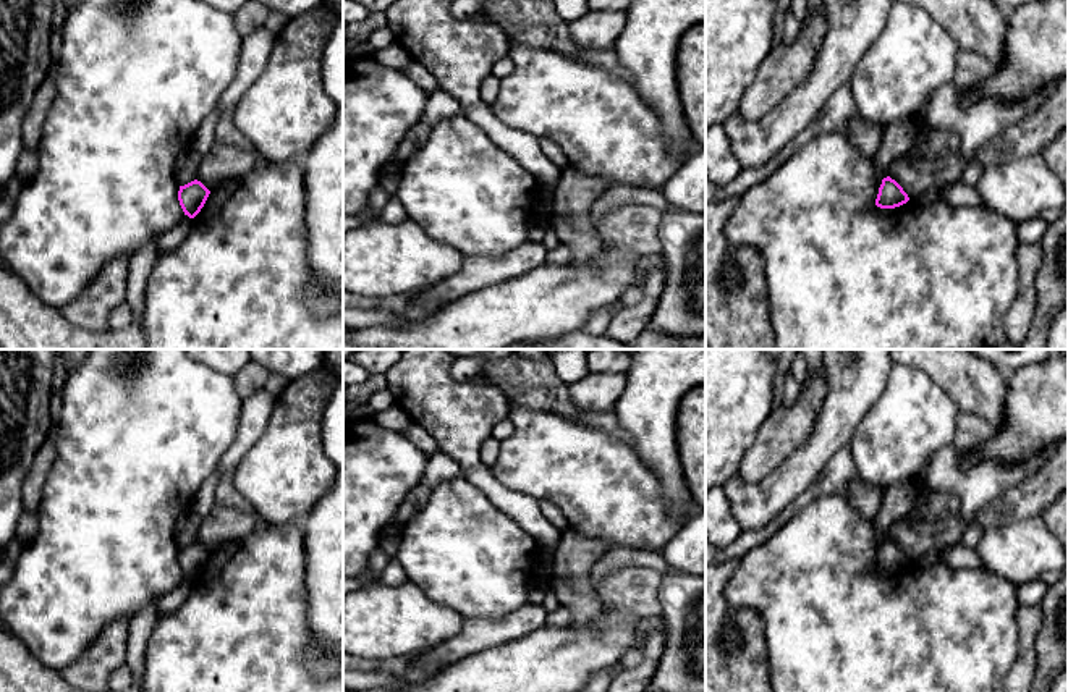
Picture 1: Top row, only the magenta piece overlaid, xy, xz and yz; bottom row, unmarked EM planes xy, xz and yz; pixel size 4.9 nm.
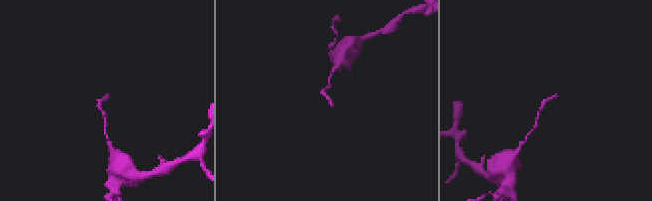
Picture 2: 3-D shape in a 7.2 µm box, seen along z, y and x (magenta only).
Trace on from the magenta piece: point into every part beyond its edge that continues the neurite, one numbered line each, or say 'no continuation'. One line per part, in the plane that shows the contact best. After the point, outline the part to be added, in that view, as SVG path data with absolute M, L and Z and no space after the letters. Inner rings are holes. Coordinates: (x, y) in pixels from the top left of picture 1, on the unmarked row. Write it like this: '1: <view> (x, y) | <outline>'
no continuation

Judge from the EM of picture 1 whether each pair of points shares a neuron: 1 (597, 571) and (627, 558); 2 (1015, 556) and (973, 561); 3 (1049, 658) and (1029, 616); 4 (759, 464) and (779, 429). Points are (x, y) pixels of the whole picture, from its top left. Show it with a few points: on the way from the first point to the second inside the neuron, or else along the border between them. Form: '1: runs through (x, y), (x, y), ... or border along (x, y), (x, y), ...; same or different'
1: runs through (604, 566), (614, 558), (620, 558); same
2: border along (974, 548), (983, 568); different
3: border along (1041, 607), (1036, 670), (1033, 673); different
4: runs through (764, 456), (779, 437); same

